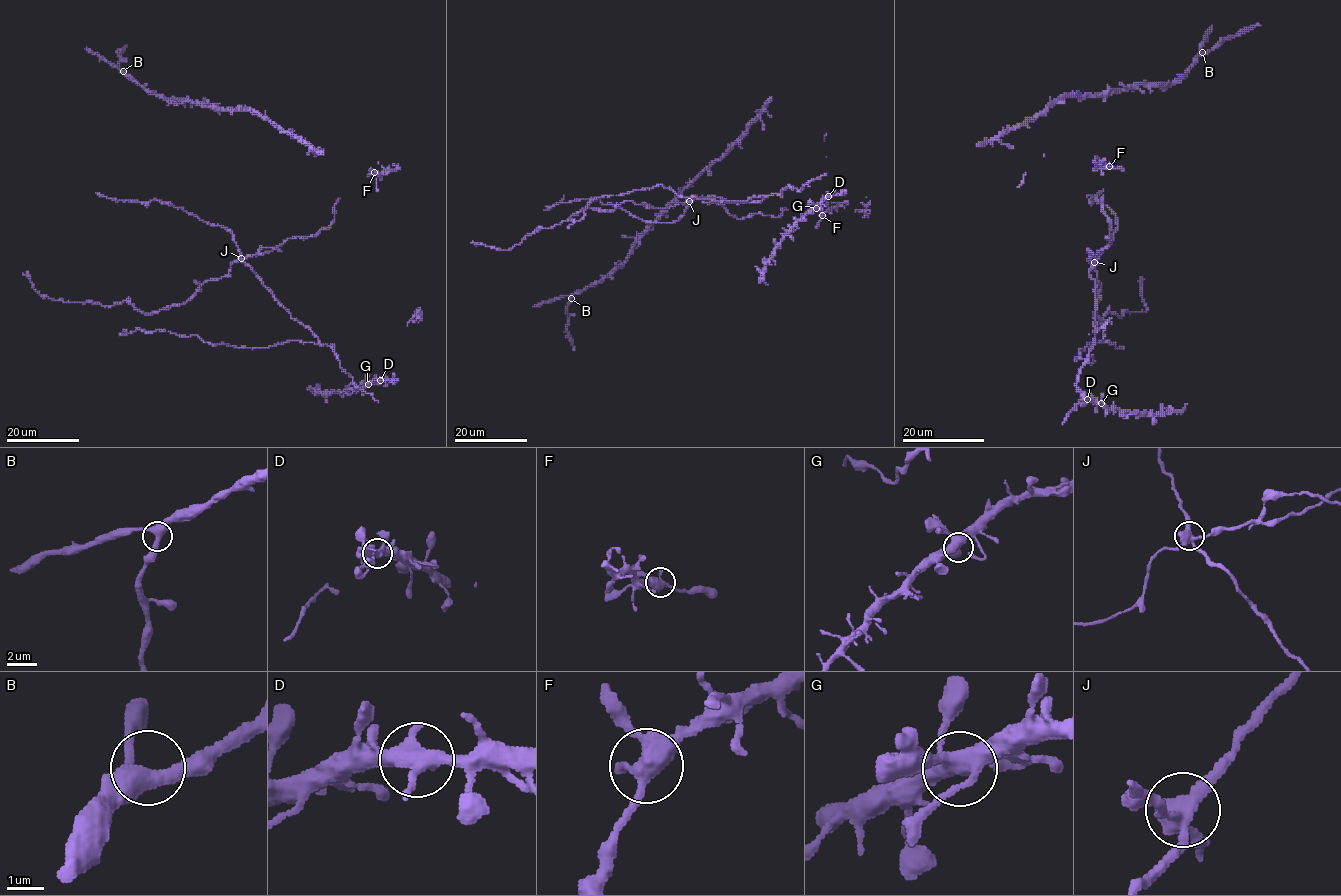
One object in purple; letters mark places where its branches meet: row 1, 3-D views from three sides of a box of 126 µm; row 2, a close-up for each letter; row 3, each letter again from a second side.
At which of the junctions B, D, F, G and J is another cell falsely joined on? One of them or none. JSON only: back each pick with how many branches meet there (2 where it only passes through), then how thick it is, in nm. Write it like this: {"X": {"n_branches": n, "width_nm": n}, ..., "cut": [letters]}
{"J": {"n_branches": 4, "width_nm": 420}, "cut": ["J"]}

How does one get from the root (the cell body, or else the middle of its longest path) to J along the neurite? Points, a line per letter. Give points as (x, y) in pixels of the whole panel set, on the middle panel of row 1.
J: (778, 216), (755, 213), (737, 218), (711, 198), (699, 197), (689, 201)

